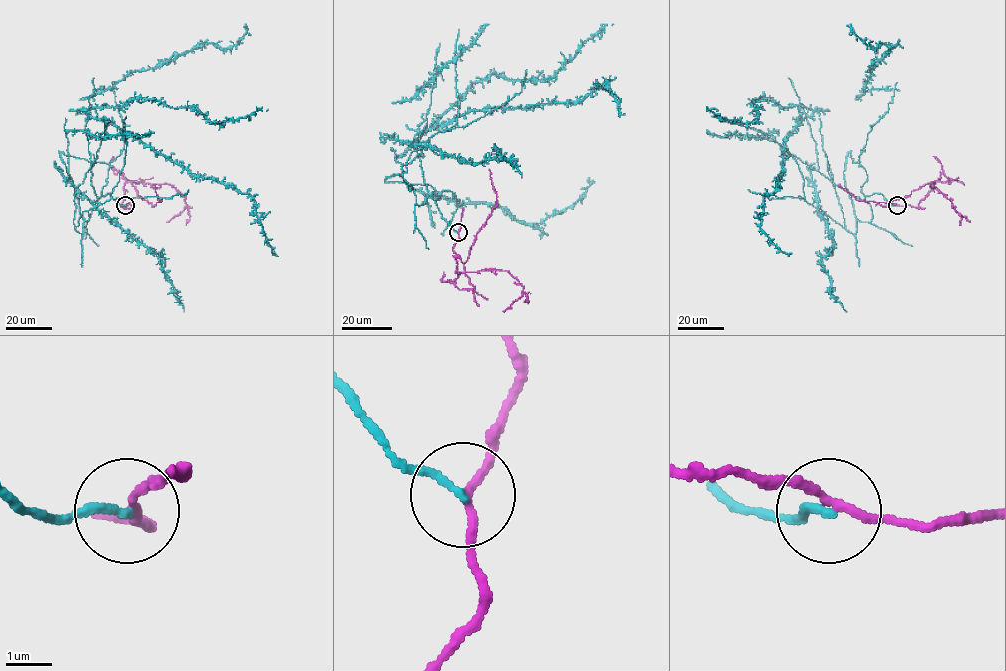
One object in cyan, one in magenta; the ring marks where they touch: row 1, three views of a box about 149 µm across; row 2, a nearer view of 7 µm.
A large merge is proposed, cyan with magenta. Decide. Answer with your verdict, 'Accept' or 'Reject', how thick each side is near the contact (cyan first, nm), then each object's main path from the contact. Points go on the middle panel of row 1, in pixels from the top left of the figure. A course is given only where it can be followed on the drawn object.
Reject. Thickness 160 nm (cyan) against 160 nm. Course of cyan: (457, 232), (427, 196), (421, 147), (413, 137), (418, 132), (470, 111), (579, 102), (607, 82), (624, 114). Course of magenta: (457, 232), (452, 251), (458, 255), (453, 256), (459, 273), (464, 271), (475, 235), (496, 205), (489, 169)

